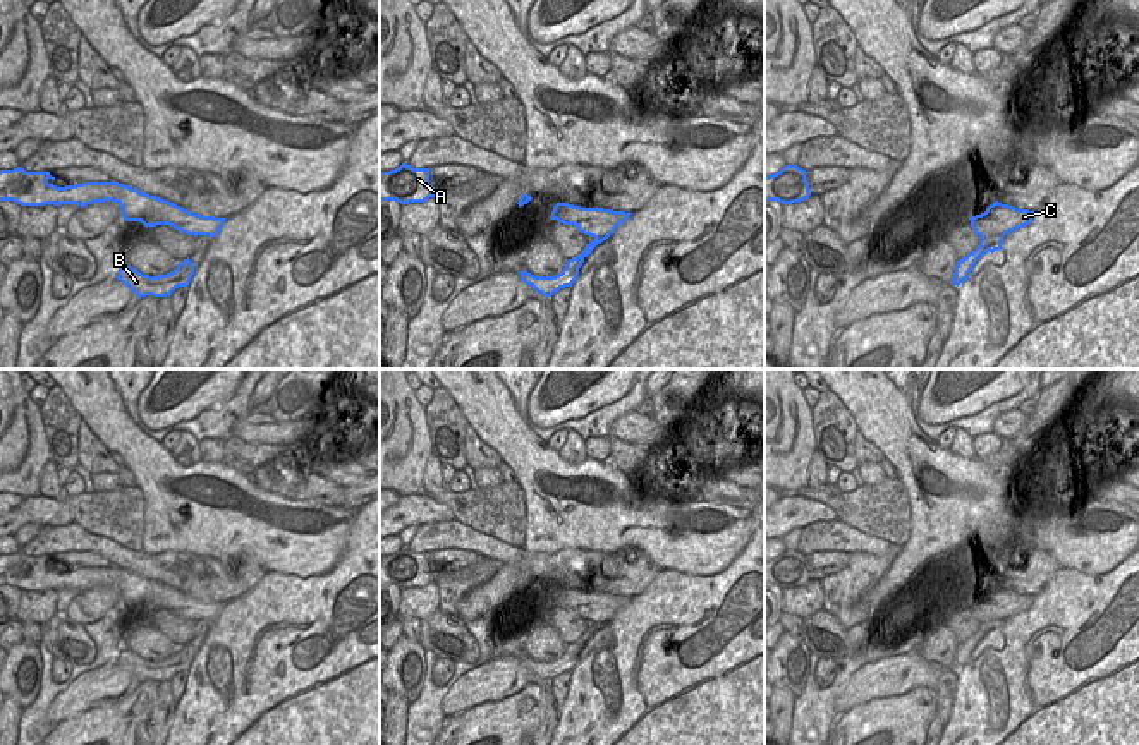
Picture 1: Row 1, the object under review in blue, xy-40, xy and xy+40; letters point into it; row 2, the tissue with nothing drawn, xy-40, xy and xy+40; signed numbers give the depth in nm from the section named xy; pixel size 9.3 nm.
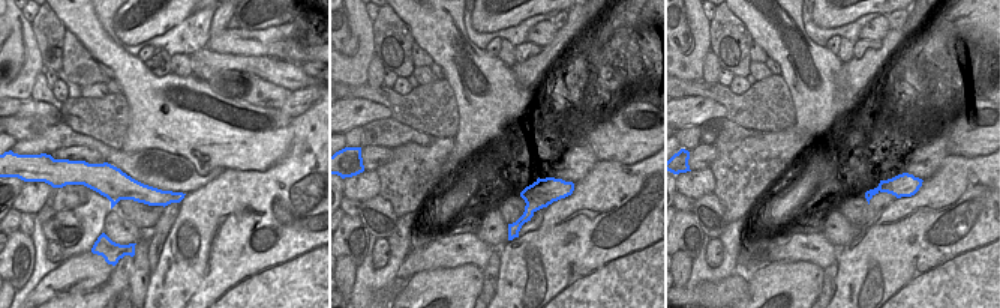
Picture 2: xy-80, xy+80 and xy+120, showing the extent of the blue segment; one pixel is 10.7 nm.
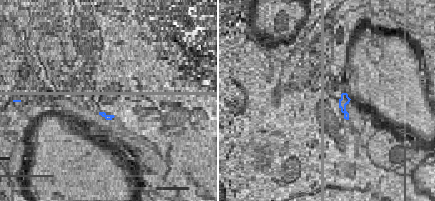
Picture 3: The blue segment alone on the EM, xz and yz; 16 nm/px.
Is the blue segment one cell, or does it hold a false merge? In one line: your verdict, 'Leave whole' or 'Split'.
Split.

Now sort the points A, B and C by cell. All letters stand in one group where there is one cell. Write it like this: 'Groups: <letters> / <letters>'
Groups: A C / B.

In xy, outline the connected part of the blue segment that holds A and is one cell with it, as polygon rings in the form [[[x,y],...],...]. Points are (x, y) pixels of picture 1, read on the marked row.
[[[402,163],[390,172],[380,172],[380,203],[424,203],[436,197],[438,189],[429,184],[429,168],[412,168]]]

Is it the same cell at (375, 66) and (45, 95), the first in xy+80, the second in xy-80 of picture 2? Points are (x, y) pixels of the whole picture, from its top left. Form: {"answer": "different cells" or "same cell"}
{"answer": "same cell"}

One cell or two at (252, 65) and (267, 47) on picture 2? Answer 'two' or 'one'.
two

